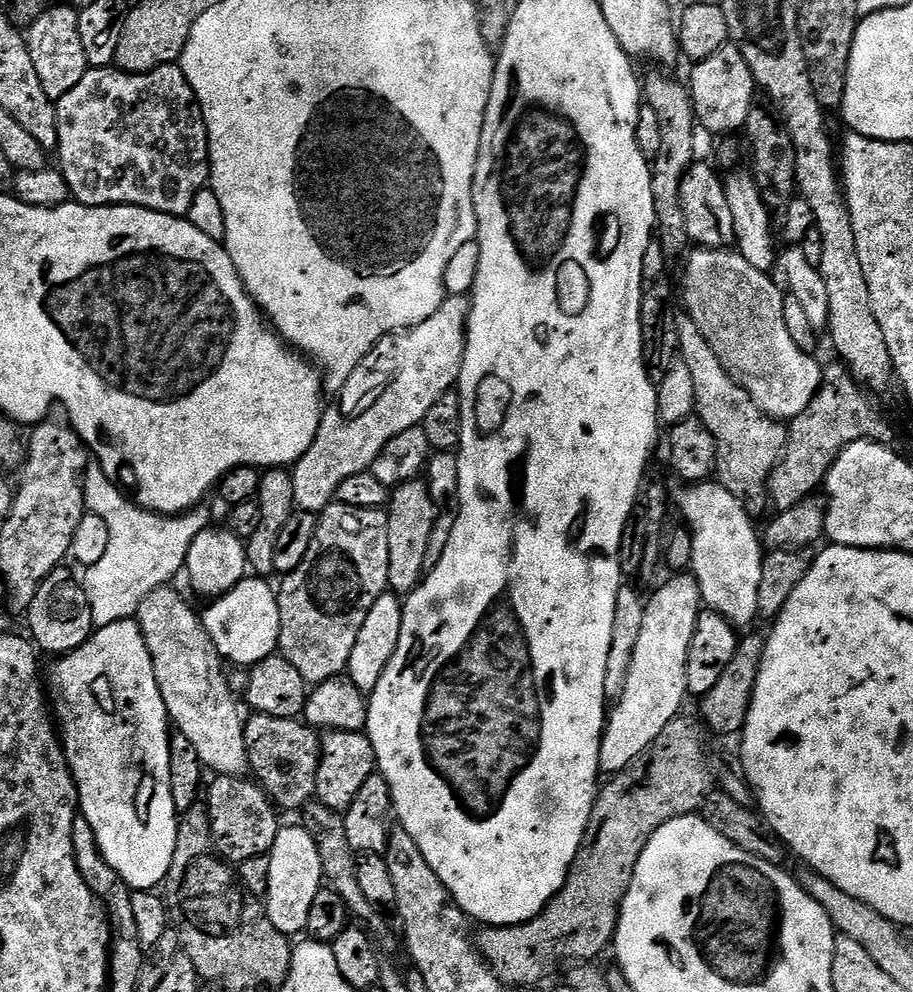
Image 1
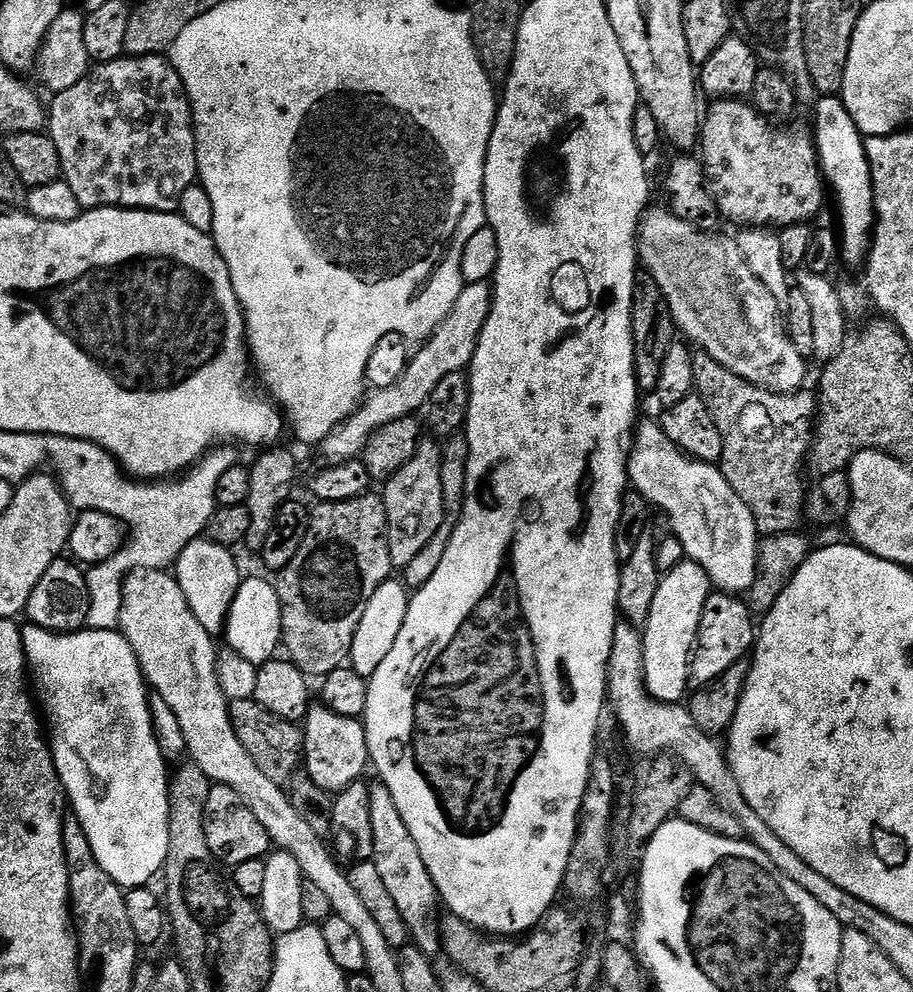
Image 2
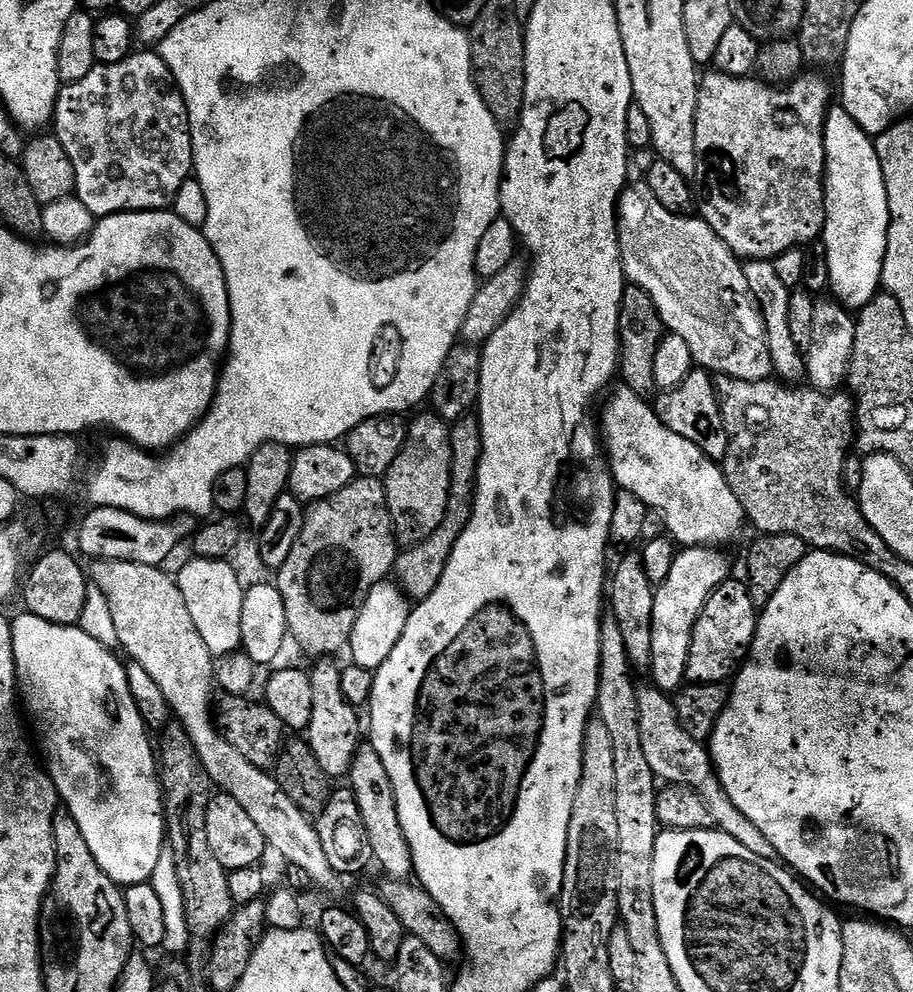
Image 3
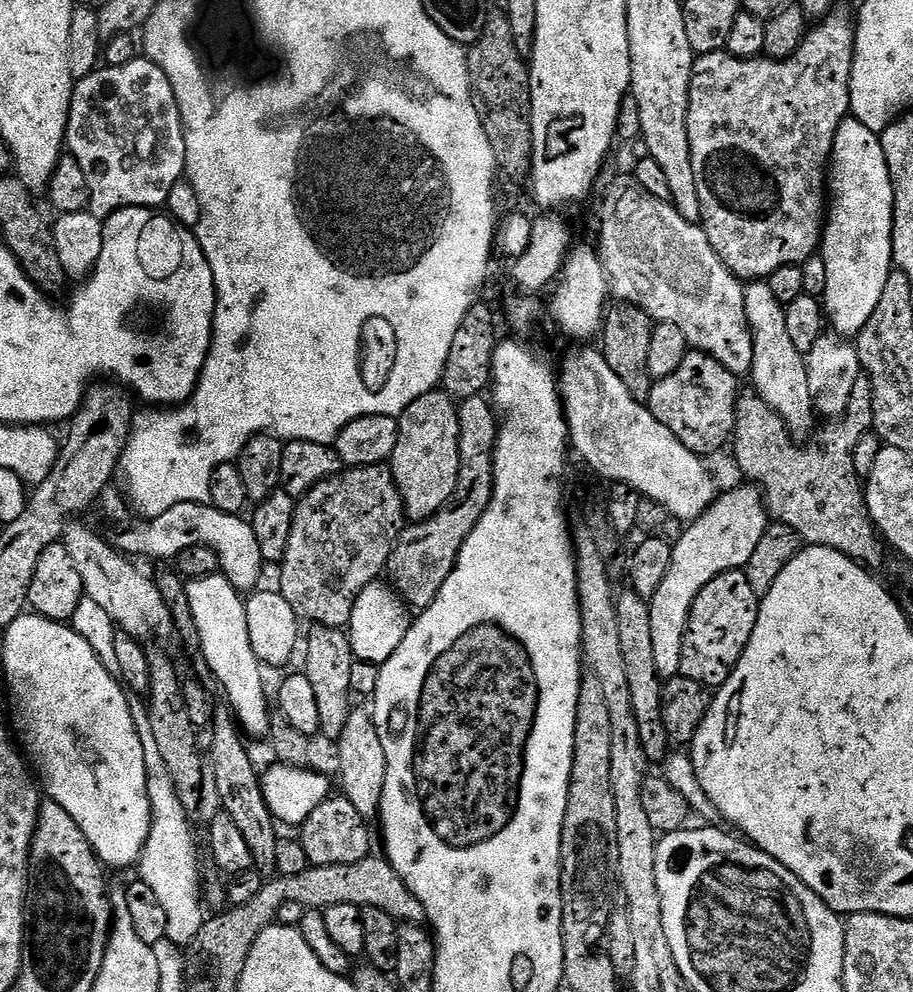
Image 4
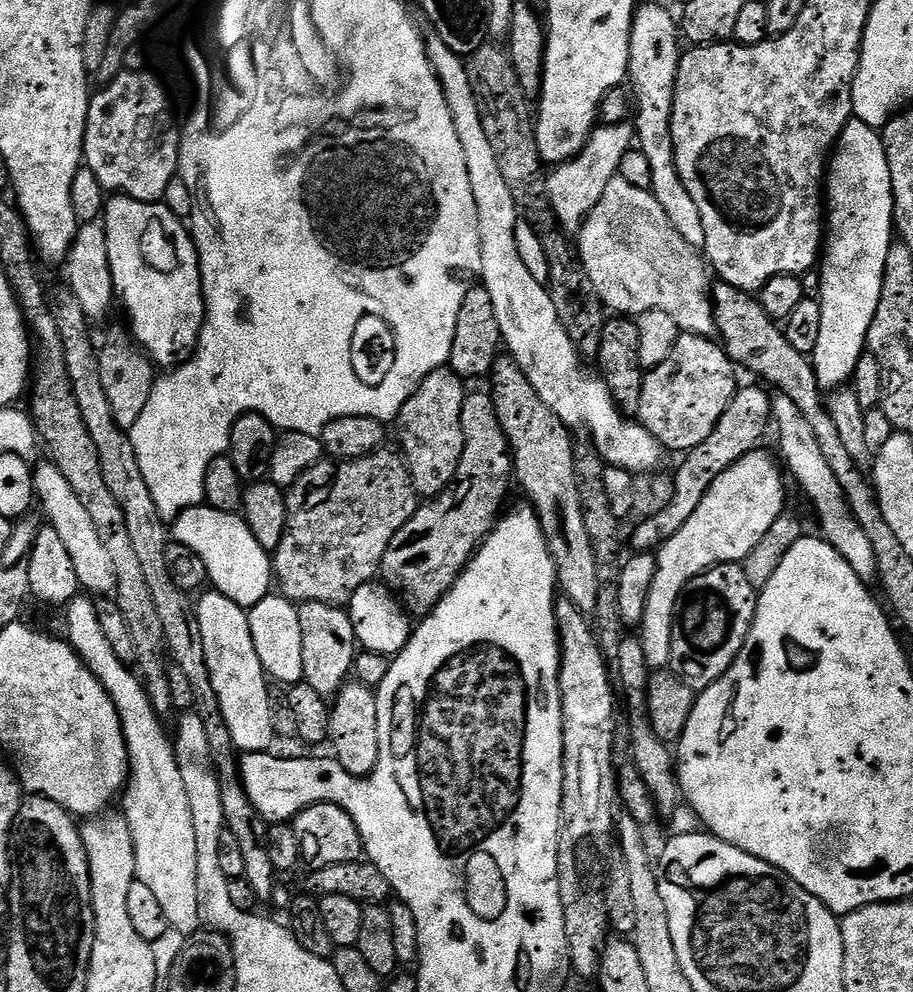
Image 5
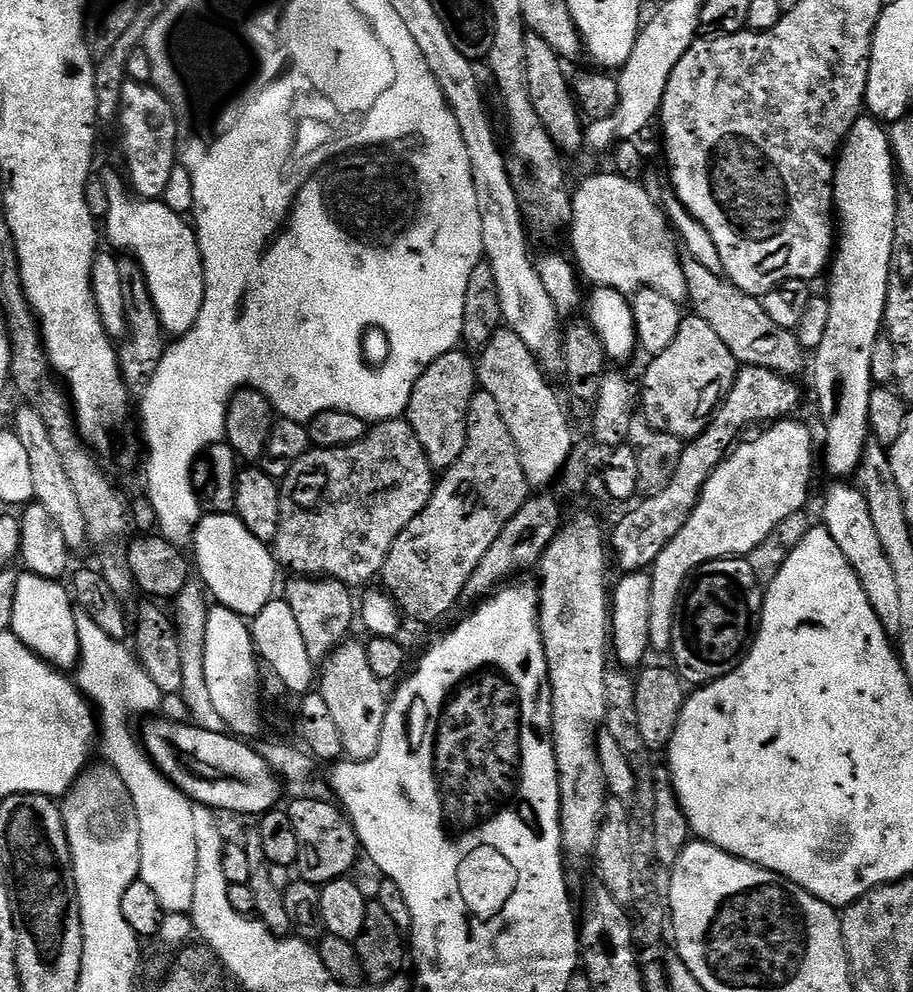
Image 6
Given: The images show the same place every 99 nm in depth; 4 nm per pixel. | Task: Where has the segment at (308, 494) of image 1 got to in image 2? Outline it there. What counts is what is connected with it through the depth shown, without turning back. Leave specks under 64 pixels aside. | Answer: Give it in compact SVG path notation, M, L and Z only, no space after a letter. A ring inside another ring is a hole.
M489 281L465 284L462 294L458 294L458 302L454 302L454 310L450 310L450 314L446 314L444 321L432 331L431 336L417 347L420 349L411 353L396 384L375 389L372 397L369 395L344 423L339 424L323 440L325 461L357 459L363 453L368 439L379 428L386 426L386 422L398 422L398 418L419 413L419 408L421 411L427 405L430 394L434 394L438 382L442 382L446 374L464 372L472 363L482 326L486 326L486 318L491 309L492 286Z

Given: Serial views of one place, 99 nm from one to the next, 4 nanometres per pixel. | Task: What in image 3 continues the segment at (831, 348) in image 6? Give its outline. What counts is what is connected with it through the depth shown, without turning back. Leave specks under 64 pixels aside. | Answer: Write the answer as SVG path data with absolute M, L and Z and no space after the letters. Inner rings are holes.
M842 106L829 107L826 126L824 127L824 149L826 150L826 158L824 159L824 231L822 233L822 245L824 244L824 260L828 263L828 269L826 269L828 288L831 295L845 308L859 310L869 304L882 288L882 270L884 269L888 227L890 226L890 206L886 198L886 182L882 178L882 162L878 162L873 137L864 132L862 126L858 126L858 122L854 122L854 118L850 118L850 114Z

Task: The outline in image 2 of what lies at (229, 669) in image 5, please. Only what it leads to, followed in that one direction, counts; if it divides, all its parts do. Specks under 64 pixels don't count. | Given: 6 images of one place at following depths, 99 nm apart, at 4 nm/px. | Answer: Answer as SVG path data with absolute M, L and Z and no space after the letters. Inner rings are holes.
M200 537L190 542L179 555L174 565L174 575L198 622L213 636L221 635L228 620L229 606L233 604L237 590L243 583L231 549Z

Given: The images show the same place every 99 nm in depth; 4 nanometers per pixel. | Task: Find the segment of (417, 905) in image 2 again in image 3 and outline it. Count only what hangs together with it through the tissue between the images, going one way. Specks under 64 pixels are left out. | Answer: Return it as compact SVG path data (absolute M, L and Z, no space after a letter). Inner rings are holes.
M361 746L352 760L352 769L348 771L346 780L366 826L375 867L380 867L389 880L408 880L413 875L410 846L406 842L402 822L398 822L398 802L394 798L390 774L386 774L386 766L382 758L378 758L378 750Z

